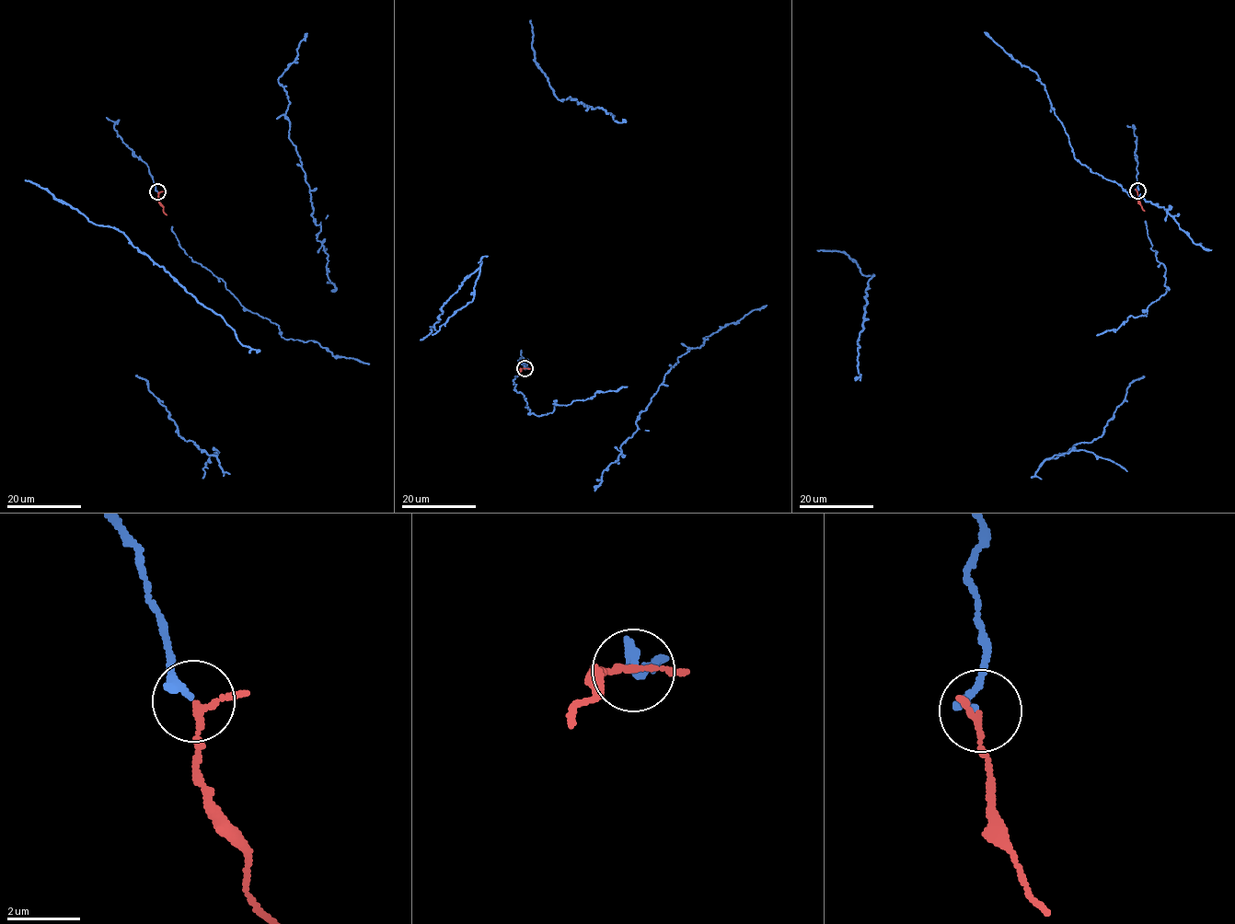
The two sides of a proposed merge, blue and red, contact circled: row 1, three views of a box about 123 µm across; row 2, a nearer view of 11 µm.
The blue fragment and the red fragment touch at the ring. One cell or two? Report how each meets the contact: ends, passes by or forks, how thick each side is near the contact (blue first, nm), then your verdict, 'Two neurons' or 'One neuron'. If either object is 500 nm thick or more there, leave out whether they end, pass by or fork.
At the ring blue ends. At the ring red passes by. Thickness 240 nm (blue) against 130 nm. One neuron

